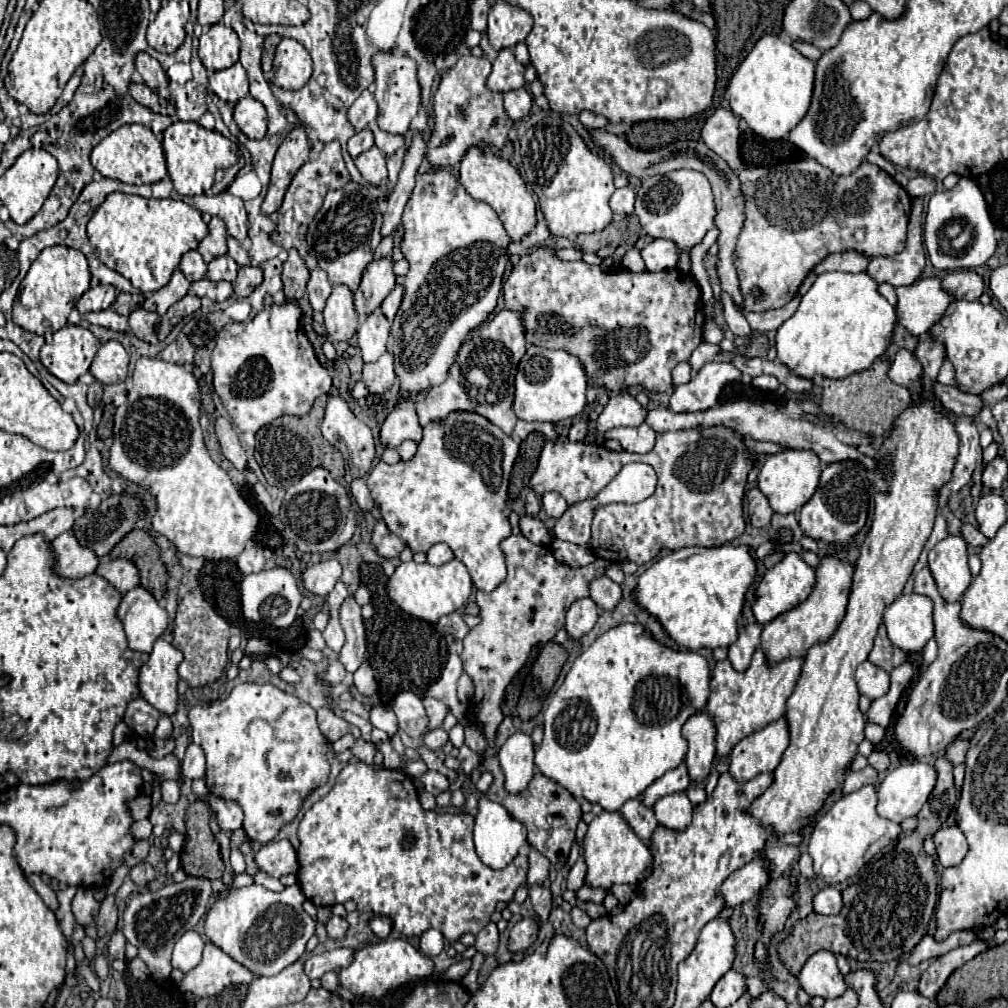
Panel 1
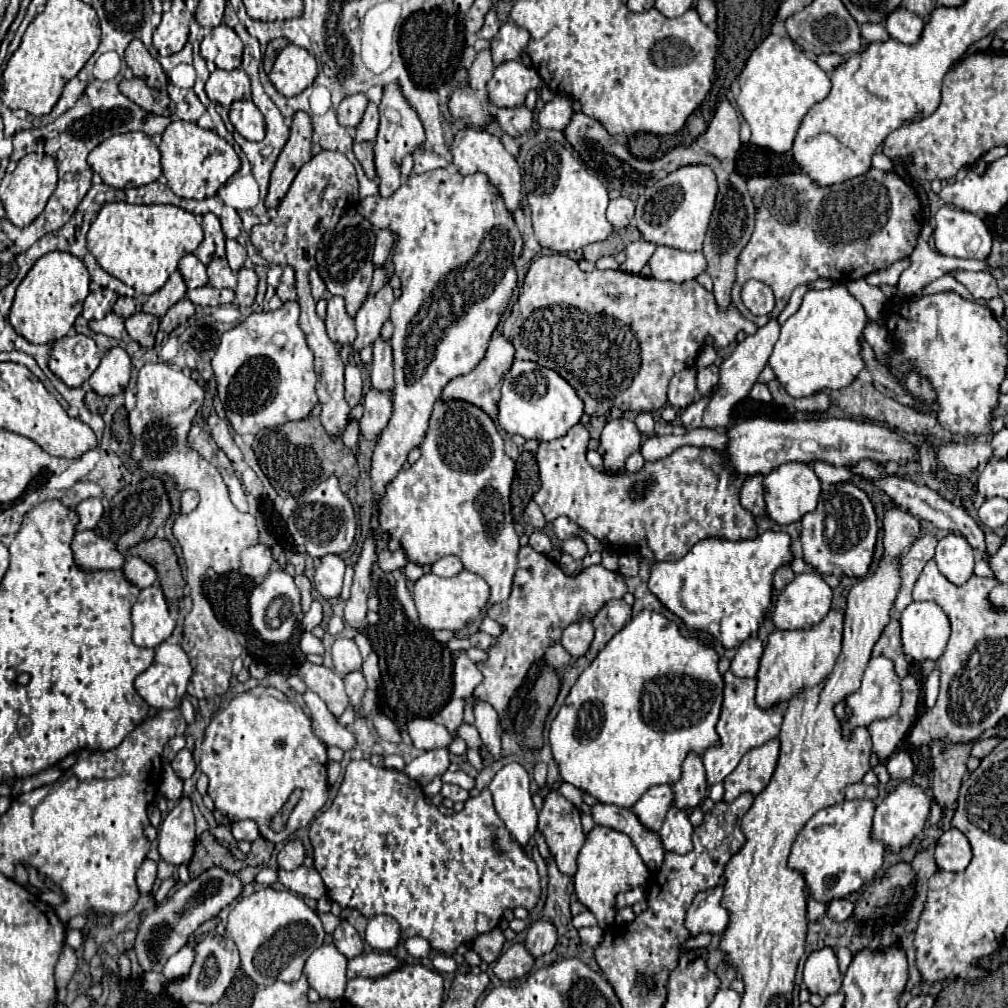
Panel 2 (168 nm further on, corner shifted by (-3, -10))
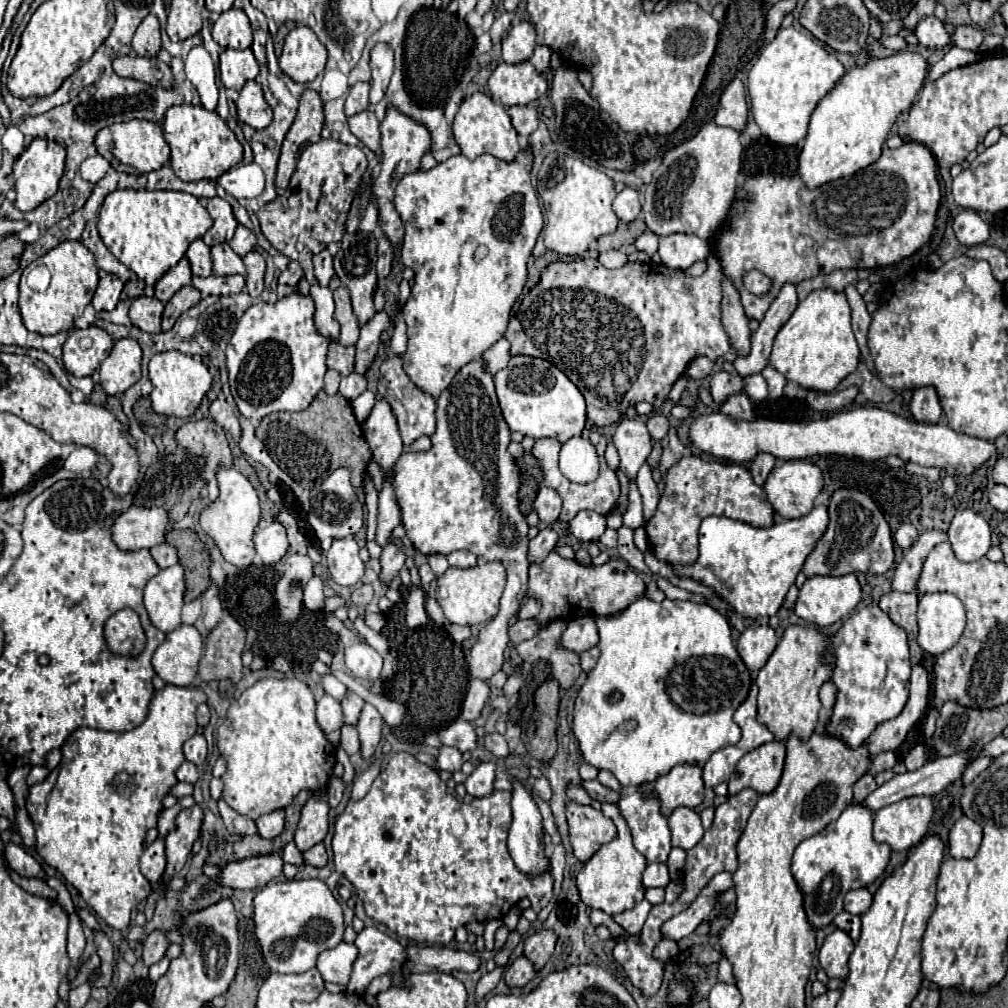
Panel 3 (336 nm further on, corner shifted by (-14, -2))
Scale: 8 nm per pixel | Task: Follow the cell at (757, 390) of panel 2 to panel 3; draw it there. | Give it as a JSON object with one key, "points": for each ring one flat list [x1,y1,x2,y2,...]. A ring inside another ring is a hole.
{"points":[[761,373,743,377,743,389,745,389,747,397,753,401,763,401,767,397,767,383]]}

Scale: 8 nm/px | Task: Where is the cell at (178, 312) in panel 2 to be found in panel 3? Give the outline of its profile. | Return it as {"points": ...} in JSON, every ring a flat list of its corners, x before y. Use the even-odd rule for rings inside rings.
{"points":[[185,285,183,289,179,289,171,301,165,305,165,311,163,311,163,331,169,331,175,321,181,317,181,313,185,313,187,309,191,309,193,305,199,303,199,291,193,287,193,285]]}

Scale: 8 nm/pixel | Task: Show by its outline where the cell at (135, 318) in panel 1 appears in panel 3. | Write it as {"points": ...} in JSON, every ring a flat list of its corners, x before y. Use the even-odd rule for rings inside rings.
{"points":[[135,297,133,305,129,309,129,319,135,327,149,333,161,333,161,313,163,303,155,297]]}

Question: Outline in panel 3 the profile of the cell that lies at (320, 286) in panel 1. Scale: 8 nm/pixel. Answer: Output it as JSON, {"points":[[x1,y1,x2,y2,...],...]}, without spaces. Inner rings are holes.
{"points":[[323,249,321,253,317,253,313,257,313,267,315,267,315,279,319,285,329,285,329,279,335,275,333,271,333,259,329,255,327,249]]}

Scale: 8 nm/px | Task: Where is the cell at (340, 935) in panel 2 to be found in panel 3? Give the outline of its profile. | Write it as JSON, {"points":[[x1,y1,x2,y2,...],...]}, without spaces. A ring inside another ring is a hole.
{"points":[[365,927,353,943,359,955,355,959,351,981,347,985,349,993,365,993,367,985,375,977,387,973,395,973,393,985,405,985,407,975,399,973,399,965,403,965,403,957,407,957,405,945,401,945,397,939,391,939,377,927]]}

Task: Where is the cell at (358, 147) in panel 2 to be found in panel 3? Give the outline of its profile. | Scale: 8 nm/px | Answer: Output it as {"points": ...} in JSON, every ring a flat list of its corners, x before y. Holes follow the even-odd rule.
{"points":[[365,109,363,113,357,113,357,115,349,117,347,121,349,121,351,133,357,139,361,139,371,151,375,151,375,153,381,151,381,147,379,147,379,121,377,121,373,111]]}

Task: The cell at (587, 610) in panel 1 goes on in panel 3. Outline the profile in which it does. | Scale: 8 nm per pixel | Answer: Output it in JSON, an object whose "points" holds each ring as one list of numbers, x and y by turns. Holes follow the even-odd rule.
{"points":[[593,617,573,619,559,639,559,647,569,649,573,653,583,653,597,643,599,643,599,635,597,635,597,625]]}

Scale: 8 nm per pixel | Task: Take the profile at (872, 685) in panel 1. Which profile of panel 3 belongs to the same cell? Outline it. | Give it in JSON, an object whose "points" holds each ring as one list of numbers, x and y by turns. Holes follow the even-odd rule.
{"points":[[877,603,865,605,861,609,857,609,827,641,827,649,823,651,823,661,827,665,831,665,831,681,837,687,837,695,835,695,835,705,833,705,833,713,825,725,823,735,829,737,839,737,849,749,857,749,861,747,869,735,877,729,877,725,881,725,883,721,895,719,907,699,909,699,909,675,911,675,911,663,909,663,909,645,907,645,907,637,903,633,903,629,899,629,899,625,895,625,887,613,883,613,879,609]]}

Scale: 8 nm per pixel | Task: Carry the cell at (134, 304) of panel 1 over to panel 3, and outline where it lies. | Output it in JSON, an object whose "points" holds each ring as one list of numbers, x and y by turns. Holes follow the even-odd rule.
{"points":[[141,280,128,281,124,286,124,292,122,292,122,297,125,295,129,298,135,298,137,295,144,294,145,283]]}

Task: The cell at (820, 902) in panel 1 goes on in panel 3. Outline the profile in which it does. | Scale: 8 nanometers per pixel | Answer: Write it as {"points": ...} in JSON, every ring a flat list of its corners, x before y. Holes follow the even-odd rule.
{"points":[[853,889,845,897,845,911,853,915,863,915,871,907,871,901,873,901,873,895,867,889]]}

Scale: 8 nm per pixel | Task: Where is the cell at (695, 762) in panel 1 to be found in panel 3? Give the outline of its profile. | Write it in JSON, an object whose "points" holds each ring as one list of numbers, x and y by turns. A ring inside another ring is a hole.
{"points":[[677,765,669,773,659,775,655,781,639,785,643,795,655,793,661,813,669,817,677,807,697,807,703,801,703,779,701,767,697,765]]}

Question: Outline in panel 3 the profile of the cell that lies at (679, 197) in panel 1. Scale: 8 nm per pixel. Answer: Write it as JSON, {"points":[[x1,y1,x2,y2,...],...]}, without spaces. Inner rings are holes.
{"points":[[713,121,703,125,693,139,667,151,645,189,643,215,647,227,655,235,693,233,701,239,709,239,727,219,735,199,741,153,741,133,731,127,719,127]]}

